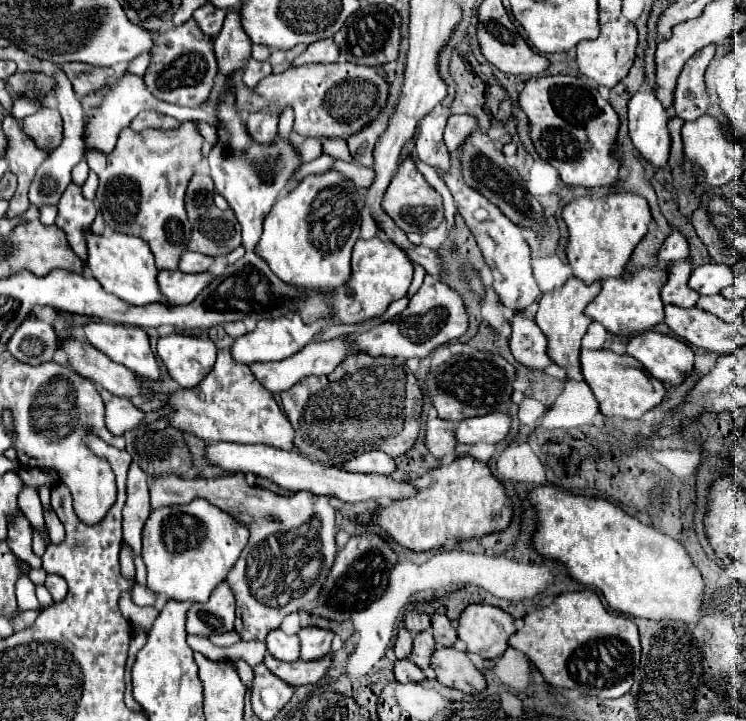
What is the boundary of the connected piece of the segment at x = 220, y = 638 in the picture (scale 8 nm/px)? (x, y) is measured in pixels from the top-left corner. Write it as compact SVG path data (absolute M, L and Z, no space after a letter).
M223 632L223 634L211 634L209 640L215 644L215 646L233 646L241 640L241 636L237 636L237 632Z

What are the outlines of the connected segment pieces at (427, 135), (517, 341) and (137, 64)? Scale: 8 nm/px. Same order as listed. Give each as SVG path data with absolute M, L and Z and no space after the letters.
M449 112L439 114L439 116L427 114L421 120L419 132L415 138L417 158L429 164L431 168L435 168L437 172L449 172L449 162L451 162L451 154L443 142L443 128L445 128L447 118L449 118Z
M513 314L511 320L511 354L519 364L529 370L545 370L553 364L547 354L547 338L535 324L535 320L527 318L527 314Z
M143 52L141 56L137 56L137 60L133 60L133 62L129 64L129 72L137 74L137 76L145 74L145 70L147 70L147 66L149 66L149 58L151 58L149 52Z

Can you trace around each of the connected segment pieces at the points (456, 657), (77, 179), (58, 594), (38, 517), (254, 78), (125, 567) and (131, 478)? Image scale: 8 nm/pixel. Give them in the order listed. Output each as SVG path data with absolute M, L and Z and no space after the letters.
M437 648L431 656L431 668L443 686L477 694L485 688L485 676L473 666L465 652L455 648Z
M83 160L83 162L79 162L79 164L73 168L73 184L81 186L81 184L87 180L87 174L89 174L89 166L87 166L87 162Z
M47 574L45 586L51 592L51 596L53 596L55 602L61 602L67 596L67 582L61 576L57 576L57 574Z
M23 484L19 496L17 496L17 506L19 510L27 516L27 520L31 522L33 528L45 528L45 520L43 520L43 510L41 510L41 500L39 494L33 486Z
M249 60L247 62L247 66L245 66L245 70L243 70L243 82L249 86L249 88L253 88L253 86L257 86L257 82L261 80L261 78L265 78L265 76L269 76L271 74L271 64L269 62L257 62L257 60Z
M123 544L123 548L121 548L121 570L123 570L123 574L125 574L125 576L129 576L129 578L133 578L133 576L135 576L133 552L131 552L131 548L129 548L127 544Z
M131 462L127 472L127 502L122 511L123 540L133 548L137 556L142 553L143 524L149 516L149 484L145 472Z

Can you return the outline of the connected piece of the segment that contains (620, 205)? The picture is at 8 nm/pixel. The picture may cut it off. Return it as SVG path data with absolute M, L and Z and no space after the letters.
M607 194L603 198L575 198L563 212L563 222L567 224L567 260L573 268L573 274L587 284L605 278L621 278L625 264L633 254L635 246L647 234L651 222L651 212L647 200L637 194Z

